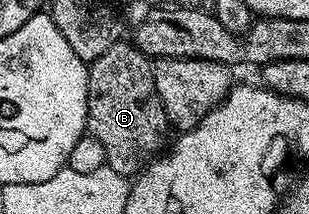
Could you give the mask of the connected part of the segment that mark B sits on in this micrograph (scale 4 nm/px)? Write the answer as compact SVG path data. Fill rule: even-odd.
M119 42L108 46L89 69L86 103L89 135L104 146L106 167L133 178L163 151L162 139L168 129L160 94L156 94L151 57L144 55L133 42Z

